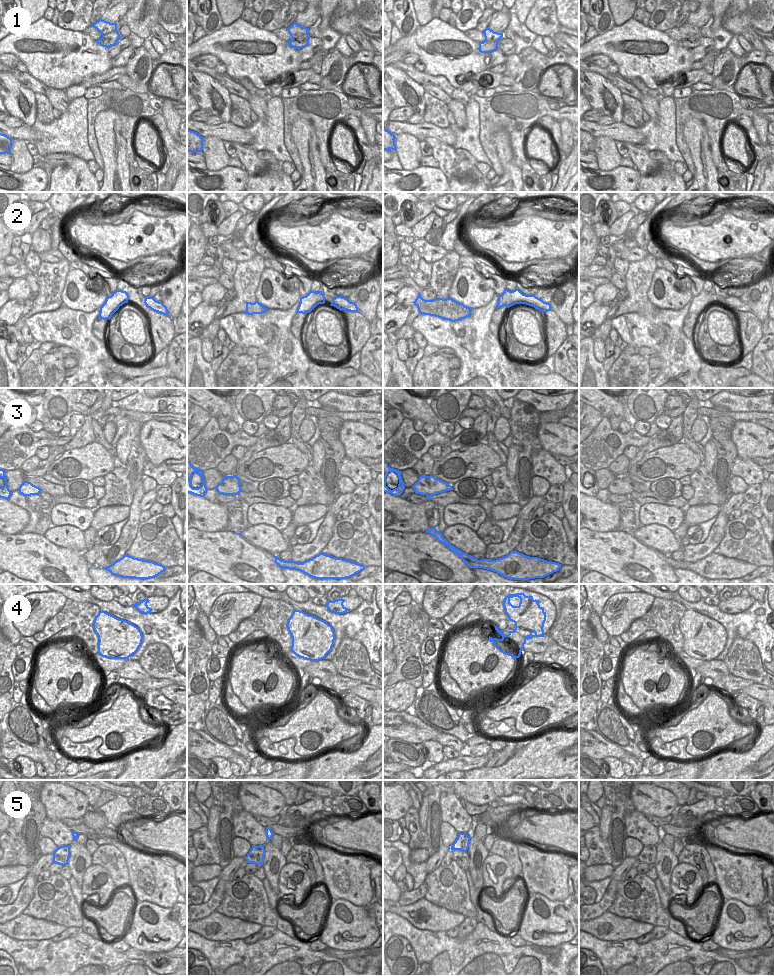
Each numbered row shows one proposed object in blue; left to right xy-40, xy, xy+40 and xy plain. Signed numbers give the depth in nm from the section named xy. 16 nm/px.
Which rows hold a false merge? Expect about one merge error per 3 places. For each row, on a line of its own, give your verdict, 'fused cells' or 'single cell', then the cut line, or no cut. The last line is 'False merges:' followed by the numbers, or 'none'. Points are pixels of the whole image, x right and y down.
1: fused cells; cut in xy+40 along (497, 40), (480, 43)
2: fused cells; cut in xy+40 along (512, 291), (511, 305)
3: fused cells; cut in xy+40 along (416, 482), (429, 485), (426, 495)
4: single cell; no cut
5: single cell; no cut
False merges: 1, 2, 3

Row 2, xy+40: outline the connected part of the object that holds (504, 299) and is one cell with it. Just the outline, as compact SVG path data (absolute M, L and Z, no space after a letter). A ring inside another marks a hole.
M505 289L504 292L498 296L498 303L496 305L497 308L501 308L503 306L506 306L507 308L511 307L511 294L512 291Z

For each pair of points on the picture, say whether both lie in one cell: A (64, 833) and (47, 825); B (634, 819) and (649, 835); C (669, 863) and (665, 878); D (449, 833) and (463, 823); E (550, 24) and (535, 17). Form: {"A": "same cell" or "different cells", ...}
{"A": "same cell", "B": "same cell", "C": "same cell", "D": "different cells", "E": "same cell"}

